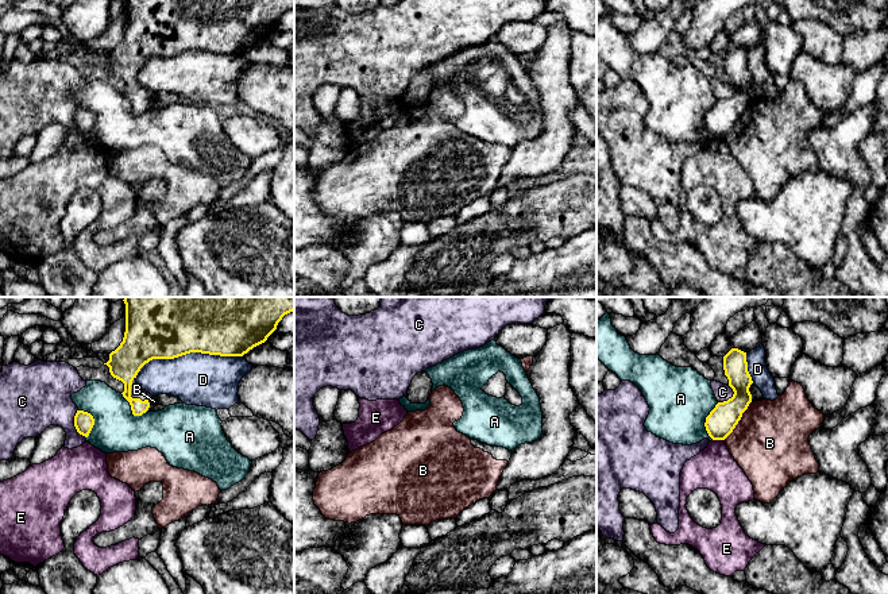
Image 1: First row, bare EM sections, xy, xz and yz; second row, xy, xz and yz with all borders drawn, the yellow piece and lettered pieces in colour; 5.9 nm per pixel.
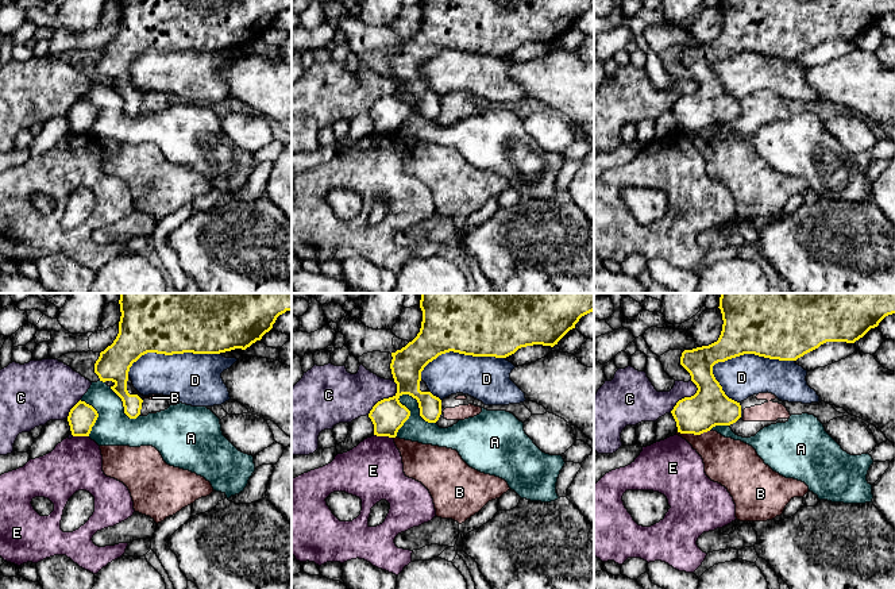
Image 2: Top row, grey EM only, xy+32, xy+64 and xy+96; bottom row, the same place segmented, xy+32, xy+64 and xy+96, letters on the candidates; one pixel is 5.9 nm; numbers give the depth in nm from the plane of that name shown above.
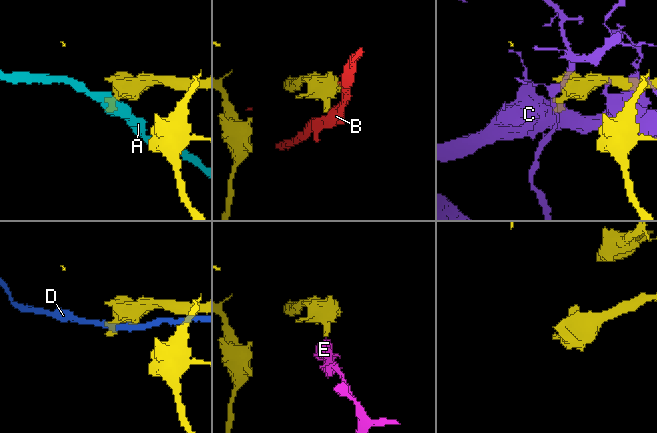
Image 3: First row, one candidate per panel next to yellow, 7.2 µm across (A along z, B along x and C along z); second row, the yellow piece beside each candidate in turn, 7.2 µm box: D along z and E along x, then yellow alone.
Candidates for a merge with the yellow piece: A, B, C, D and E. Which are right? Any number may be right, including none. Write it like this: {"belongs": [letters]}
{"belongs": []}

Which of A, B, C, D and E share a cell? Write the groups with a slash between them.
A / B / C / D / E

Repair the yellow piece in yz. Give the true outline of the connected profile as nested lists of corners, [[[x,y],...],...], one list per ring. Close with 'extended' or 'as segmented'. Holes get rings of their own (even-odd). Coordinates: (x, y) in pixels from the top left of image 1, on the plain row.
[[[731,46],[723,54],[723,68],[734,92],[727,99],[718,100],[706,115],[704,124],[713,138],[725,138],[752,100],[749,85],[753,78],[748,69],[746,50]]]; as segmented

